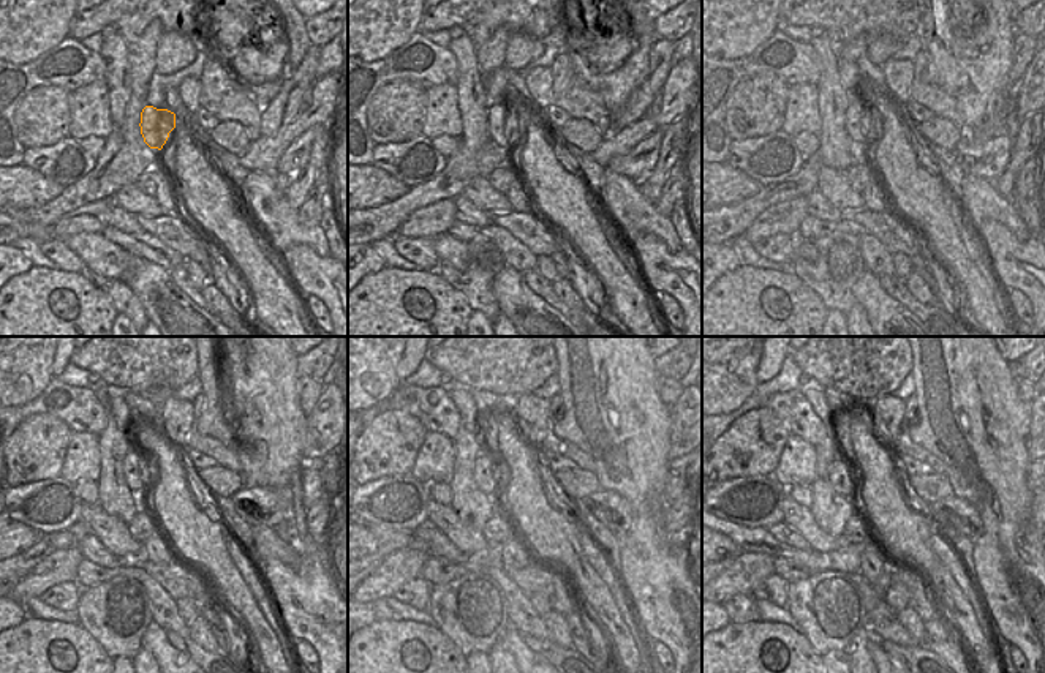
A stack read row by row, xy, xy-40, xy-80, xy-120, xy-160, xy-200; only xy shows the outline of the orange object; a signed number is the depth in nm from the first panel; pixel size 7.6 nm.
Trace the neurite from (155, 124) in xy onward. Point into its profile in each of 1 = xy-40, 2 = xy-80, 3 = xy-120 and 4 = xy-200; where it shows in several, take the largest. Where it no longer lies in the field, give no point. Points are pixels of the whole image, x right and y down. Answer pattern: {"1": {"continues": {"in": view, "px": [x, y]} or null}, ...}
{"1": {"continues": {"in": "xy-40", "px": [501, 120]}}, "2": {"continues": {"in": "xy-80", "px": [856, 111]}}, "3": {"continues": {"in": "xy-120", "px": [139, 474]}}, "4": {"continues": {"in": "xy-200", "px": [838, 473]}}}

